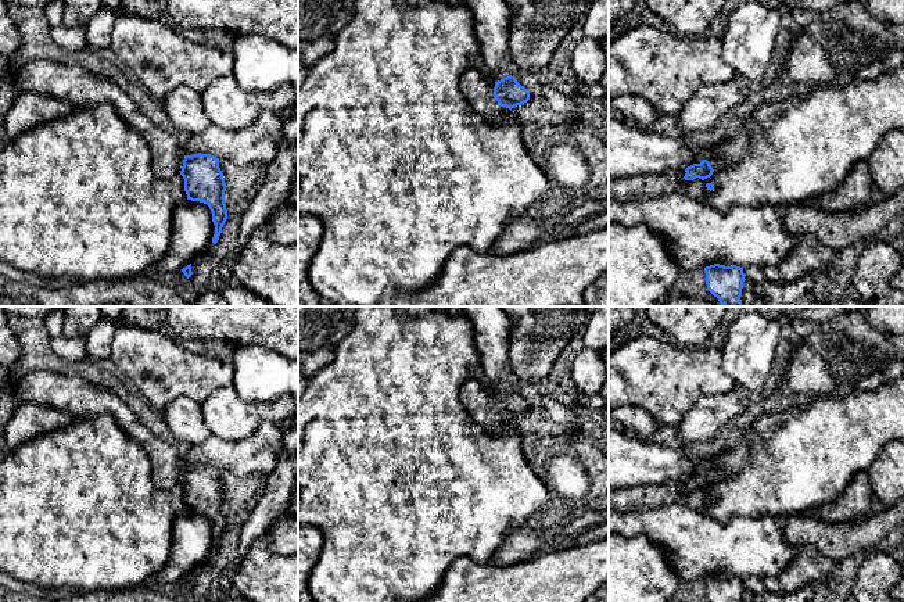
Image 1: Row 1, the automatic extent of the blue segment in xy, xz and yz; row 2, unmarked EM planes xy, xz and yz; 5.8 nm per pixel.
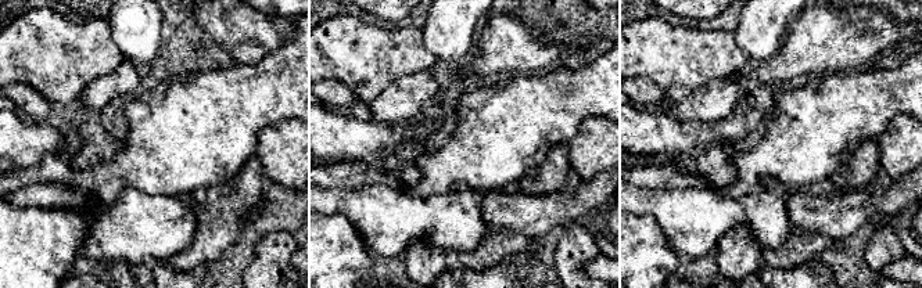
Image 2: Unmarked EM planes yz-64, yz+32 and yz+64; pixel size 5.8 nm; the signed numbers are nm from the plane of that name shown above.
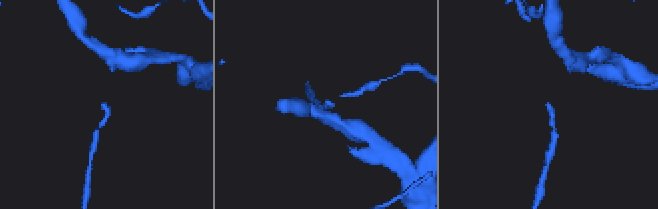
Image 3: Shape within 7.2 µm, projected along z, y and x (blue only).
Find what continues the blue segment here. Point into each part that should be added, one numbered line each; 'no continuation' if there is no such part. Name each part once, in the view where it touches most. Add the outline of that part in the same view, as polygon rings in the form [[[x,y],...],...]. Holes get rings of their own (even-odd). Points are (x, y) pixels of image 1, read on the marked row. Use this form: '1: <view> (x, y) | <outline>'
1: xz (476, 86) | [[[469,68],[462,80],[460,89],[467,103],[480,114],[492,117],[501,105],[494,97],[495,82],[492,82],[483,71]]]

